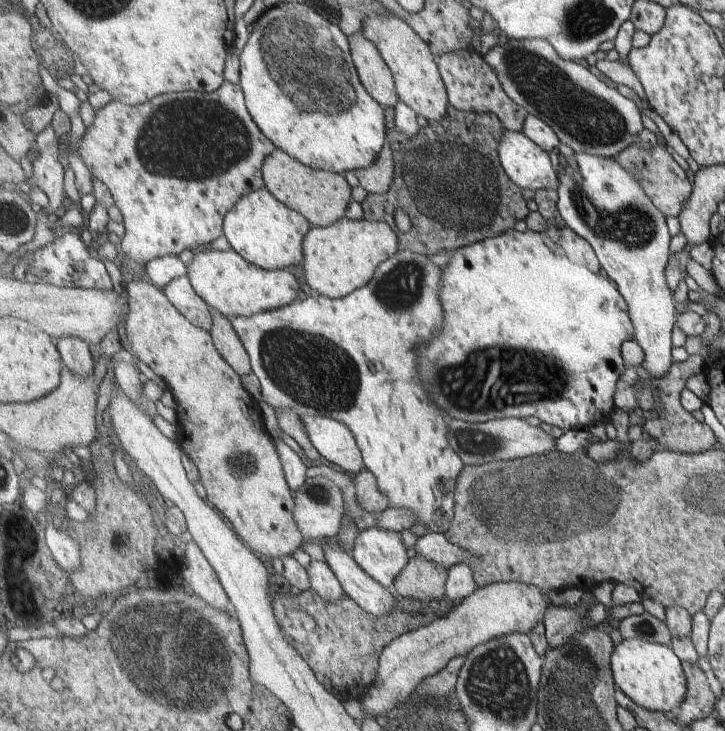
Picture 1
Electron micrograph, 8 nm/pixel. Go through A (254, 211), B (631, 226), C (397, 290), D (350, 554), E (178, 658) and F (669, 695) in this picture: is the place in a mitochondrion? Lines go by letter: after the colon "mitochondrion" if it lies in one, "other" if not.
A: other
B: mitochondrion
C: mitochondrion
D: other
E: mitochondrion
F: other

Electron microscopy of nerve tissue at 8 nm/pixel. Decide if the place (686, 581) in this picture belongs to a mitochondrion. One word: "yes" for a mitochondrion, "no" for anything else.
no

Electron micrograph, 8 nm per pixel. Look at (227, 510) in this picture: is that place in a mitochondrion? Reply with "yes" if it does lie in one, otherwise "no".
no

